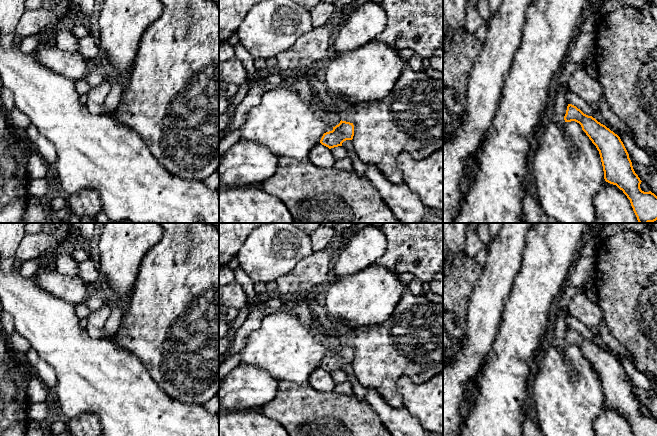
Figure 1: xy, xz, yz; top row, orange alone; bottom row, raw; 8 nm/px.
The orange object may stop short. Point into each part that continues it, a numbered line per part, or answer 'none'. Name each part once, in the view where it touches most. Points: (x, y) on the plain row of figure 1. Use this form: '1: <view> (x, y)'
1: xz (331, 342)

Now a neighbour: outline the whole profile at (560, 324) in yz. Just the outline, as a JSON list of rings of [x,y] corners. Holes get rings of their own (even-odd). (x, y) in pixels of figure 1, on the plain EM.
[[[569,310],[560,313],[554,321],[554,338],[552,344],[560,351],[563,352],[565,348],[564,340],[566,338],[567,330],[567,316],[570,314]]]

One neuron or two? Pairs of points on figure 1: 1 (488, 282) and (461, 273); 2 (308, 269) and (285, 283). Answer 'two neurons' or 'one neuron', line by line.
1: two neurons
2: one neuron

